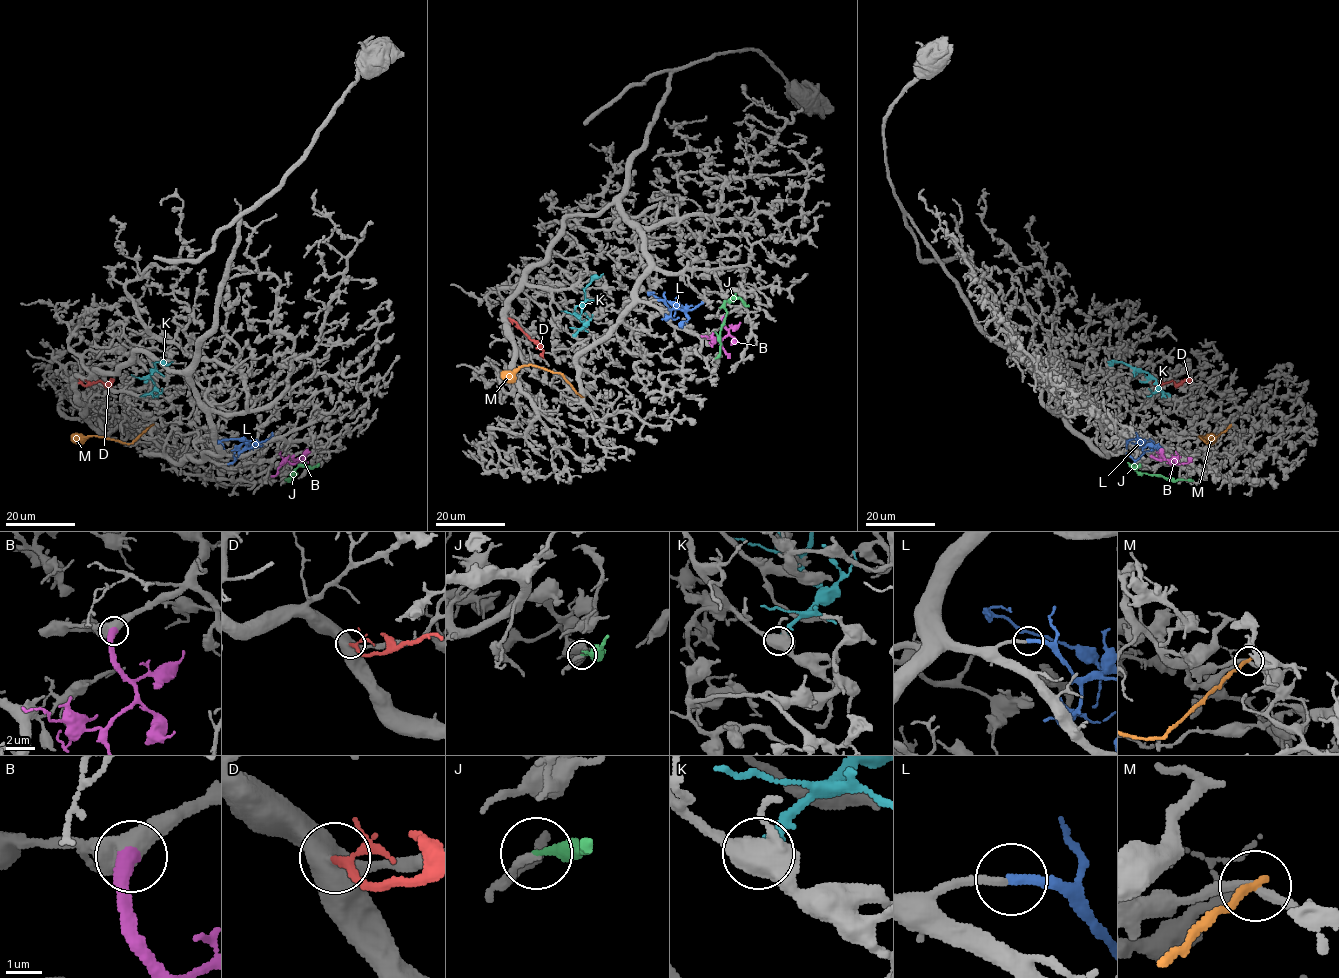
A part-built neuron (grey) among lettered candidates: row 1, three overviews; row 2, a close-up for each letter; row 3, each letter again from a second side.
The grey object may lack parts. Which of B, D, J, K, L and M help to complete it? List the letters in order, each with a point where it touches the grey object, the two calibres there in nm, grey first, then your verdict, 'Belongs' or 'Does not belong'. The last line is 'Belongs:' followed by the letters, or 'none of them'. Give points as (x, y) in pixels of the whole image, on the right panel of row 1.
B: Touches grey at (1151, 456). Thickness 380 nm (grey) against 500 nm. Belongs
D: Touches grey at (1152, 383). Thickness 550 nm (grey) against 160 nm. Belongs
J: Touches grey at (1192, 480). Thickness 220 nm (grey) against 280 nm. Does not belong
K: Touches grey at (1169, 396). Thickness 550 nm (grey) against 550 nm. Does not belong
L: Touches grey at (1134, 464). Thickness 240 nm (grey) against 280 nm. Belongs
M: Touches grey at (1231, 425). Thickness 240 nm (grey) against 280 nm. Does not belong
Belongs: B, D, L

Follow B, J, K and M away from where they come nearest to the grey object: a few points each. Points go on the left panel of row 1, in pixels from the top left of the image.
B: (293, 455), (298, 460), (293, 464), (284, 462), (277, 473), (271, 476)
J: (285, 480), (289, 481), (301, 465), (314, 468), (319, 463)
K: (144, 396), (154, 388), (150, 374), (154, 363), (173, 361)
M: (152, 425), (130, 443), (101, 436), (87, 435), (77, 442), (72, 439)

